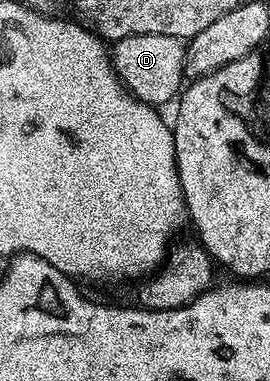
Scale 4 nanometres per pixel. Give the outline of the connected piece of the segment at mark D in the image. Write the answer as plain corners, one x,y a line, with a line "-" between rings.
137,34
129,38
114,41
109,55
111,64
123,87
135,97
136,100
152,106
164,106
180,95
185,84
184,68
186,66
187,44
177,38
169,38
169,34

